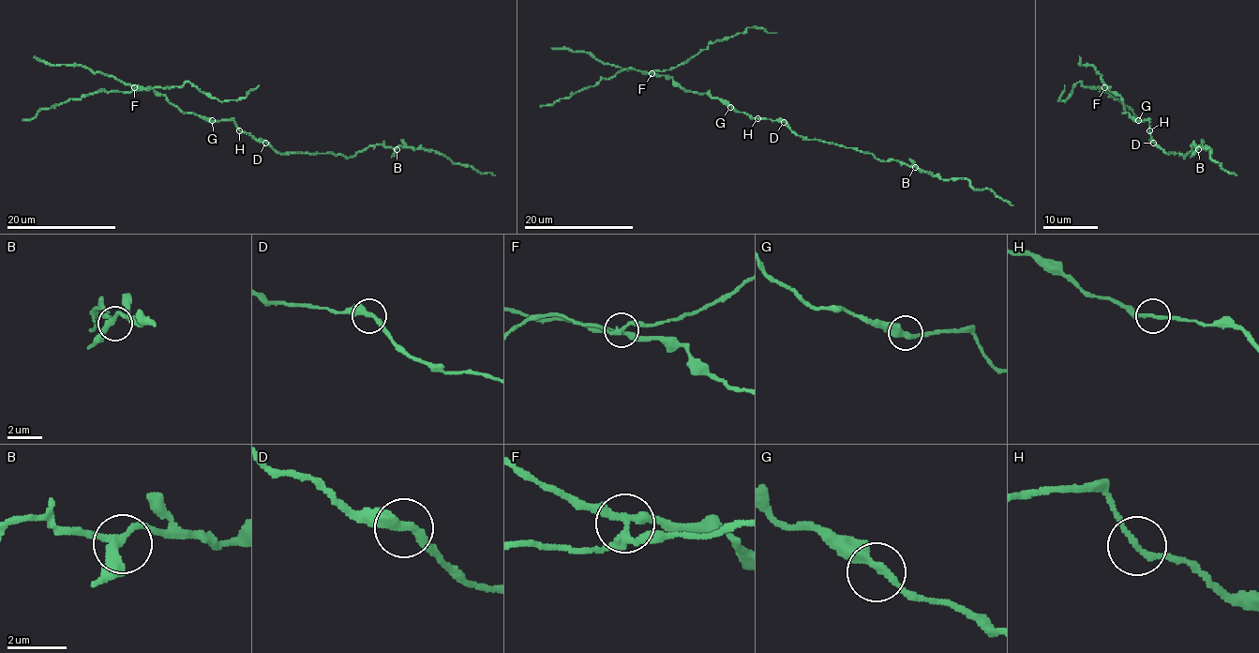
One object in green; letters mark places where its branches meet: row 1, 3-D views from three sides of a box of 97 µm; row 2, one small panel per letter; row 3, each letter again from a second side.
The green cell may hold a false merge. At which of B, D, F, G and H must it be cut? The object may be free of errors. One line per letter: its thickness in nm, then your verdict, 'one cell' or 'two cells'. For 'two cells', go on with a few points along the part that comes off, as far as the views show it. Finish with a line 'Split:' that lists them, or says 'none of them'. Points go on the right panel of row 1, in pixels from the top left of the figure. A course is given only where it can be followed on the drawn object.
B: calibre 260 nm; one cell
D: calibre 320 nm; one cell
F: calibre 280 nm; two cells; course (1104, 87), (1102, 90), (1078, 82), (1069, 97), (1060, 101), (1064, 84)
G: calibre 280 nm; one cell
H: calibre 190 nm; one cell
Split: F

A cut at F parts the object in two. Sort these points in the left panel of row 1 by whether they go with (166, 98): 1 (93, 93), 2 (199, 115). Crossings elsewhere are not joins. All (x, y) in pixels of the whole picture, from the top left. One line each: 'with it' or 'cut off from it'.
1: cut off from it
2: with it

